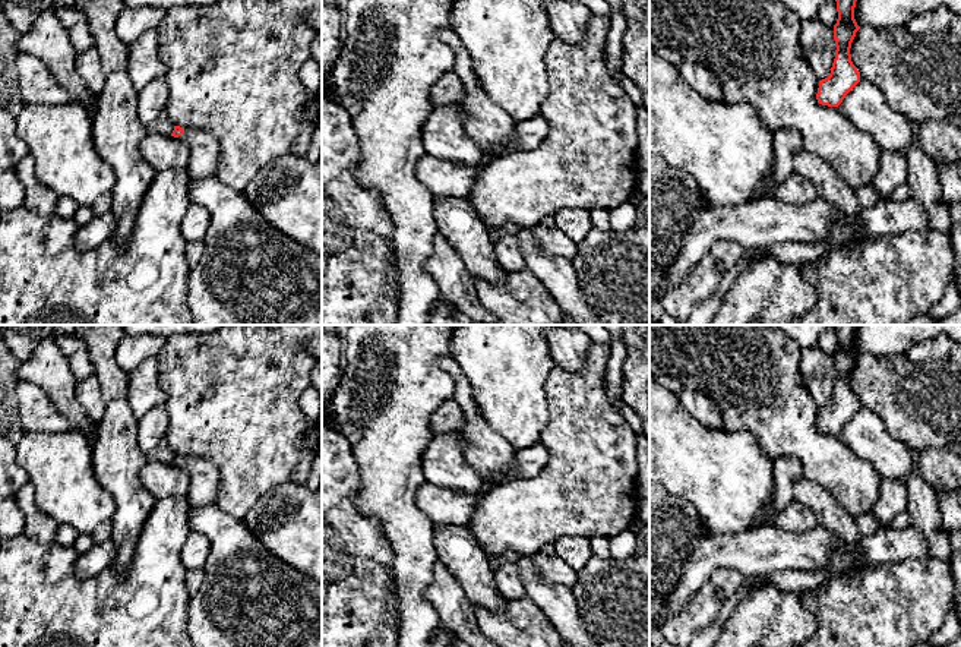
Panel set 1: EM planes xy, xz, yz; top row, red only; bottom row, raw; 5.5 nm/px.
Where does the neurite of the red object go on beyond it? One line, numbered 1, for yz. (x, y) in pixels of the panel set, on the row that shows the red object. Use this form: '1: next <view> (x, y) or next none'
1: next none

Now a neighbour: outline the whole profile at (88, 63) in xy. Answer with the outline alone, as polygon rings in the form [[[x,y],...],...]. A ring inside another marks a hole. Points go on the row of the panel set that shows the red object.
[[[95,47],[76,56],[76,70],[83,79],[88,92],[97,100],[104,89],[105,78]]]

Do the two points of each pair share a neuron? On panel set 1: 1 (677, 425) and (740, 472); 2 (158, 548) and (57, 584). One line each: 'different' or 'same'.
1: same
2: same

